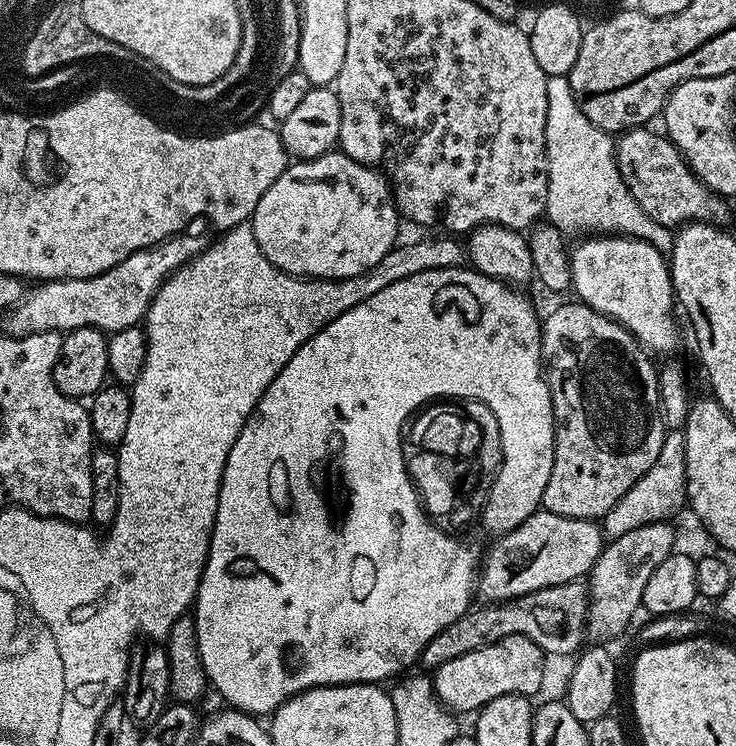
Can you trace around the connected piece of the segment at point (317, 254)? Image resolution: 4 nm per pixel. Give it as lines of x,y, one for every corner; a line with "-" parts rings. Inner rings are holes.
333,150
313,160
289,163
288,167
284,169
284,173
274,182
274,186
270,186
270,190
266,190
266,194
262,194
250,223
254,230
254,238
258,238
258,246
262,246
262,254
266,254
266,258
270,258
270,262
274,262
274,266
278,266
278,270
289,272
291,276
339,282
346,278
354,278
374,266
378,266
378,262
382,262
382,258
386,258
386,254
398,243
396,235
400,232
402,217
400,209
396,206
396,197
392,195
392,185
388,183
388,177
383,172
370,168
362,162
354,162
343,152

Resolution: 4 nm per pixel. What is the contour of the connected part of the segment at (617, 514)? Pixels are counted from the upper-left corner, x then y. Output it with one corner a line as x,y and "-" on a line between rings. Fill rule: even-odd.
672,430
665,435
662,450
658,450
658,458
654,458
654,466
626,490
622,498
602,517
602,531
608,540
622,538
622,534
630,534
630,530
638,530
638,526
659,524
667,521
679,510
680,504
686,500
686,442
683,431

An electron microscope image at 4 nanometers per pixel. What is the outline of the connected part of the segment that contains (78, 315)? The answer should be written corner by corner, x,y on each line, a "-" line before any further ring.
185,230
152,248
130,254
118,266
90,278
49,280
35,285
20,303
7,309
3,331
9,336
29,336
35,332
73,332
79,328
97,328
105,334
137,327
148,314
156,291
168,277
208,247
209,237

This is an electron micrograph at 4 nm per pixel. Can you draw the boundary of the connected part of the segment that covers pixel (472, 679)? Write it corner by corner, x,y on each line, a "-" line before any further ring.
507,636
502,638
502,642
482,646
482,650
470,650
470,654
462,658
450,658
450,662
435,668
431,677
432,689
436,691
437,698
445,708
456,714
461,714
460,712
472,714
494,702
494,698
502,698
502,694
535,697
535,692
544,684
544,660
546,661
546,653
530,638

